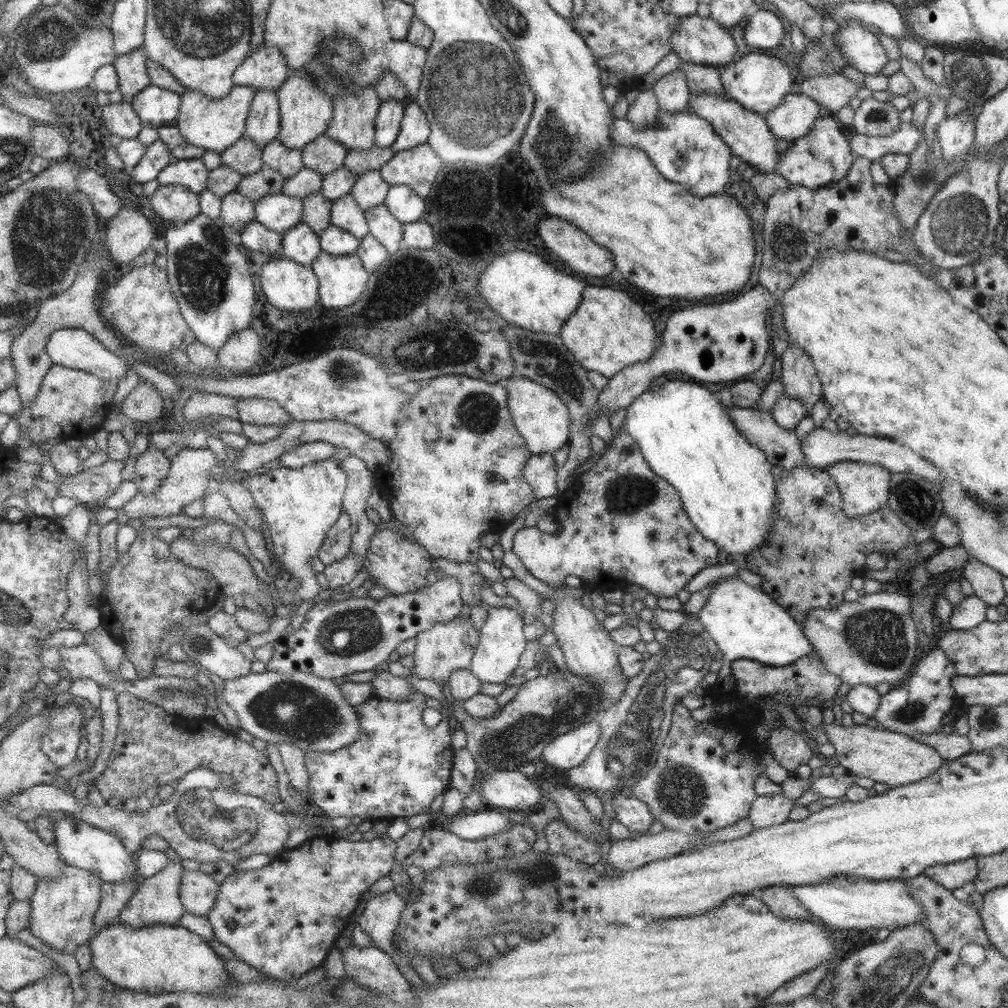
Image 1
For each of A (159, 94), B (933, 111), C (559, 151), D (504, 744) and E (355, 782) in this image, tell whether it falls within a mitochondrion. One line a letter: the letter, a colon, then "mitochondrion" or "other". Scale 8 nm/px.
A: other
B: other
C: mitochondrion
D: mitochondrion
E: other

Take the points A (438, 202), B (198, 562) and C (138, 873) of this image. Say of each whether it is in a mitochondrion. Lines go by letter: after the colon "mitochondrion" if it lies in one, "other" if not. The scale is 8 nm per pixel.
A: other
B: other
C: other

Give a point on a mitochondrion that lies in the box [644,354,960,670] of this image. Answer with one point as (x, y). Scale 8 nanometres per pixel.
(915, 501)

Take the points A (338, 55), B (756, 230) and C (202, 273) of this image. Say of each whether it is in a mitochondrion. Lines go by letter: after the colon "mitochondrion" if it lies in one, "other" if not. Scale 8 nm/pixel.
A: mitochondrion
B: other
C: mitochondrion

